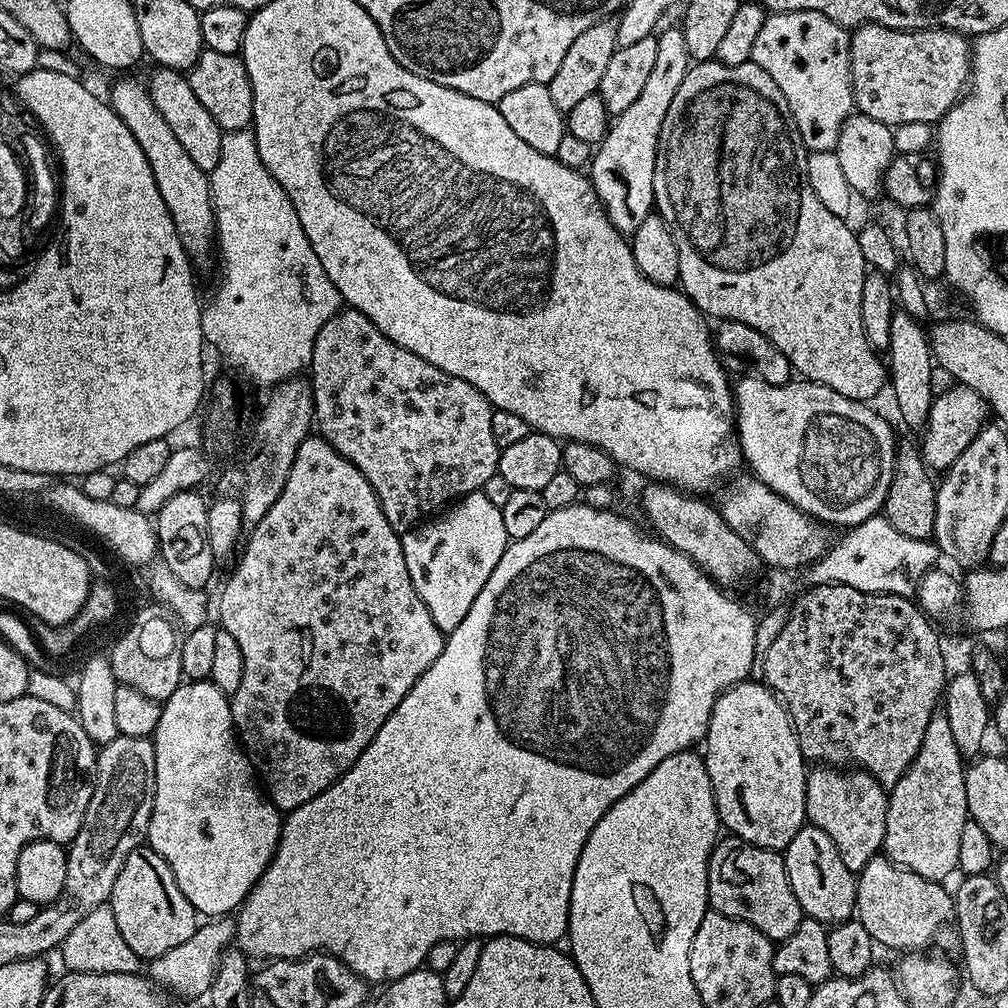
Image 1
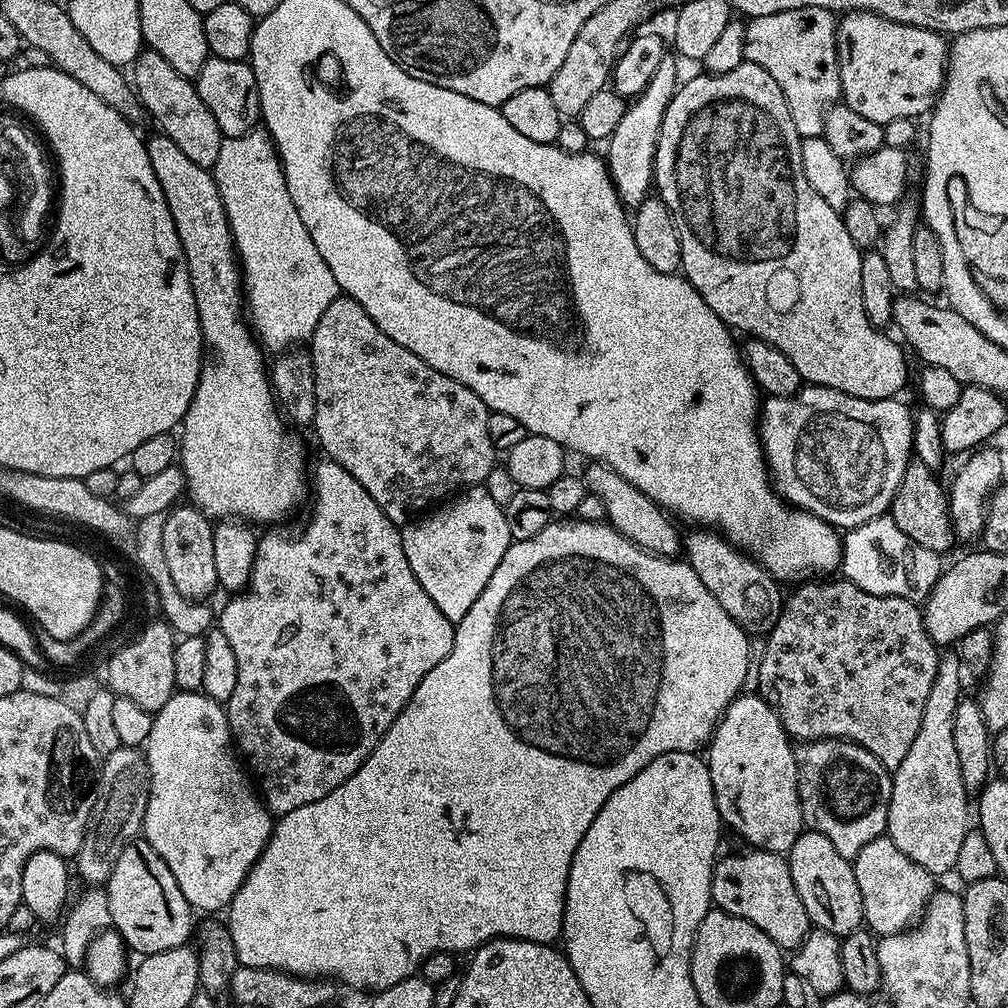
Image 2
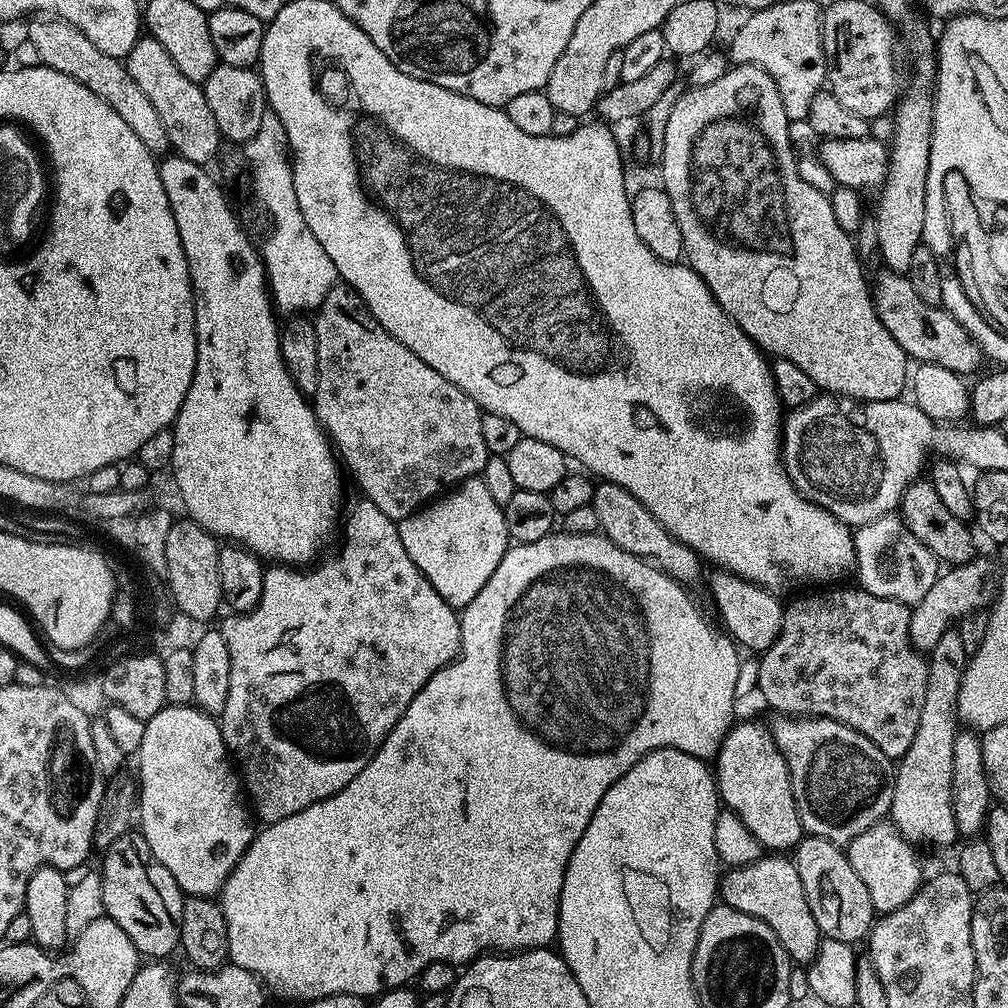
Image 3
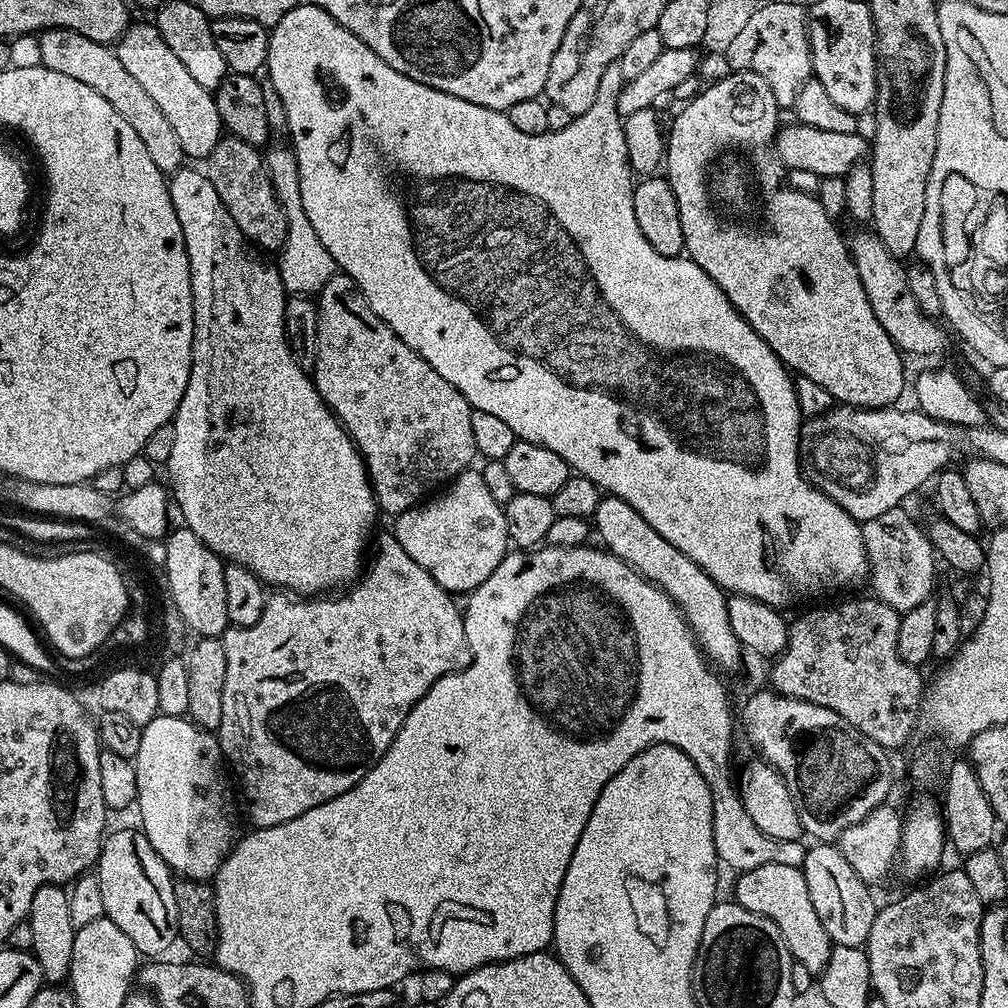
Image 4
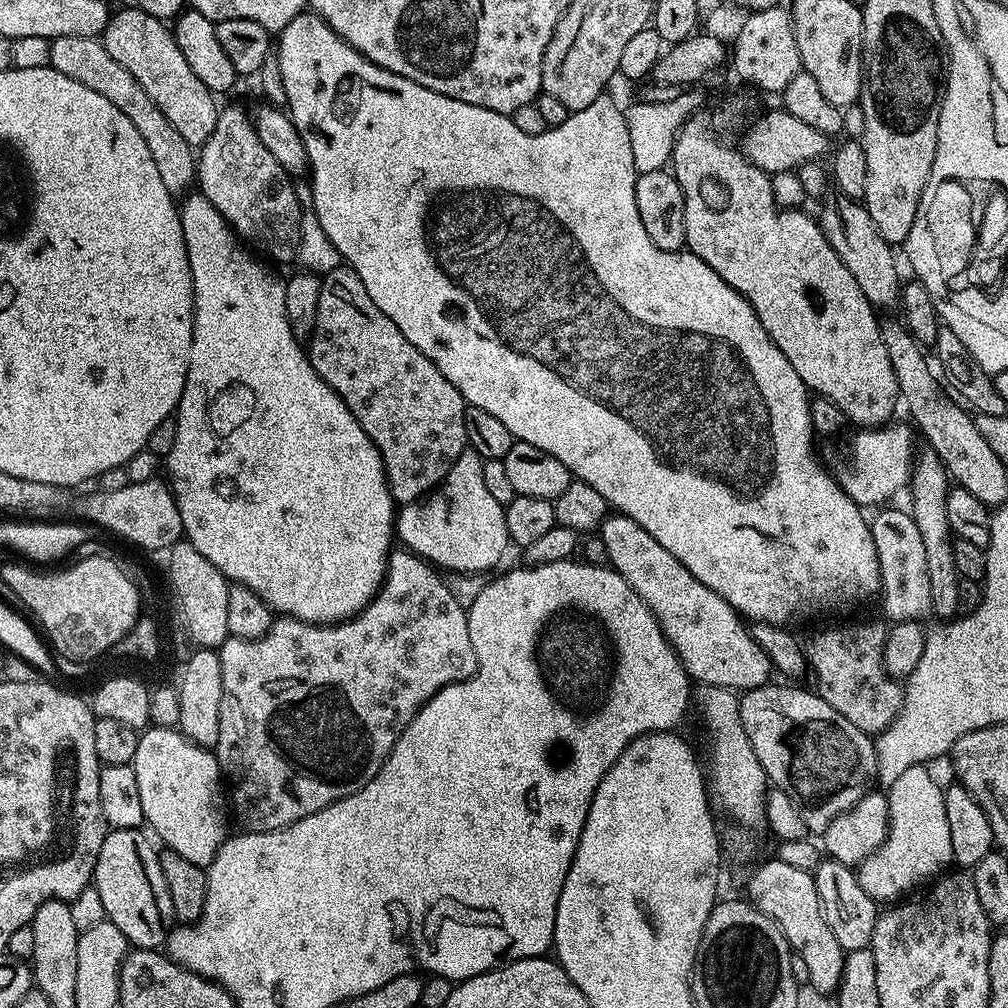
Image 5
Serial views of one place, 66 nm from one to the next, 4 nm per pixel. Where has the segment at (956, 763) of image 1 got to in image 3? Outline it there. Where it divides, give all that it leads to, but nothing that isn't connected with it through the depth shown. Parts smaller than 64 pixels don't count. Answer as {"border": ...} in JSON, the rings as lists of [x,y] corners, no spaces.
{"border":[[[949,630],[942,634],[942,638],[938,638],[928,660],[922,718],[914,733],[914,742],[910,742],[910,750],[906,750],[906,754],[899,757],[896,764],[896,789],[890,820],[913,846],[933,844],[936,848],[948,848],[958,840],[952,805],[954,738],[958,731],[956,703],[969,659],[970,653],[966,646],[962,646],[959,631]]]}

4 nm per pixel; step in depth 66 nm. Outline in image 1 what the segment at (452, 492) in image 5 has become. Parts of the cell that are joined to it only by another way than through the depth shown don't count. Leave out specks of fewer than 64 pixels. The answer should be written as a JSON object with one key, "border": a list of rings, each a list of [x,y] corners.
{"border":[[[482,490],[460,497],[435,518],[425,519],[419,526],[401,535],[400,545],[406,558],[406,570],[410,570],[410,582],[414,582],[418,598],[426,602],[426,610],[430,610],[430,618],[434,618],[434,626],[438,626],[440,632],[445,634],[452,632],[458,626],[458,622],[462,622],[462,618],[470,614],[474,598],[482,594],[486,578],[494,574],[494,566],[498,566],[498,558],[502,558],[509,543],[506,525],[502,523],[502,510],[494,506],[494,502],[490,502],[490,498],[486,498]]]}

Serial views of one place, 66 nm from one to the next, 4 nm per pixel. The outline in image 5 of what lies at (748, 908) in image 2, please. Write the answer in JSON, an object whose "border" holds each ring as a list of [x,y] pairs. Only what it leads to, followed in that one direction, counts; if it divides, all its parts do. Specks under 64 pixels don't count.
{"border":[[[769,858],[765,864],[753,870],[746,896],[753,906],[780,927],[788,940],[788,947],[802,958],[802,962],[806,962],[806,970],[810,973],[808,984],[816,991],[835,993],[840,986],[846,953],[842,946],[838,946],[838,938],[834,938],[830,926],[826,926],[815,875],[809,870],[798,870],[798,866],[789,866],[787,862]]]}

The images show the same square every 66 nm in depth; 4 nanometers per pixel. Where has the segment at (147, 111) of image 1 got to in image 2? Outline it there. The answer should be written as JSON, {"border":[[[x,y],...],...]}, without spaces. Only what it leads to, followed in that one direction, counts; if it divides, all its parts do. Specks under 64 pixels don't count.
{"border":[[[163,134],[155,135],[150,138],[147,137],[146,140],[150,166],[154,166],[154,174],[158,178],[158,186],[162,186],[162,194],[170,206],[170,218],[174,218],[174,226],[178,230],[178,238],[182,242],[182,250],[186,254],[186,266],[190,274],[190,286],[194,294],[194,302],[198,306],[200,329],[204,335],[204,346],[206,349],[206,355],[200,366],[200,381],[194,390],[194,398],[186,410],[182,427],[178,432],[178,466],[184,472],[186,496],[187,499],[192,499],[189,501],[209,518],[243,518],[253,525],[272,524],[275,520],[282,519],[287,512],[294,511],[304,500],[304,480],[306,484],[306,472],[304,476],[304,444],[298,437],[290,432],[286,432],[282,426],[283,419],[281,413],[278,411],[278,401],[272,388],[270,372],[266,364],[264,368],[265,349],[254,335],[249,321],[242,311],[242,273],[240,271],[240,261],[236,255],[236,244],[232,241],[232,231],[228,225],[226,210],[222,206],[222,198],[218,194],[216,180],[209,169],[197,166],[195,162],[190,162],[190,158],[186,158],[186,154],[182,154],[180,147],[174,142],[170,142],[168,136]]]}

